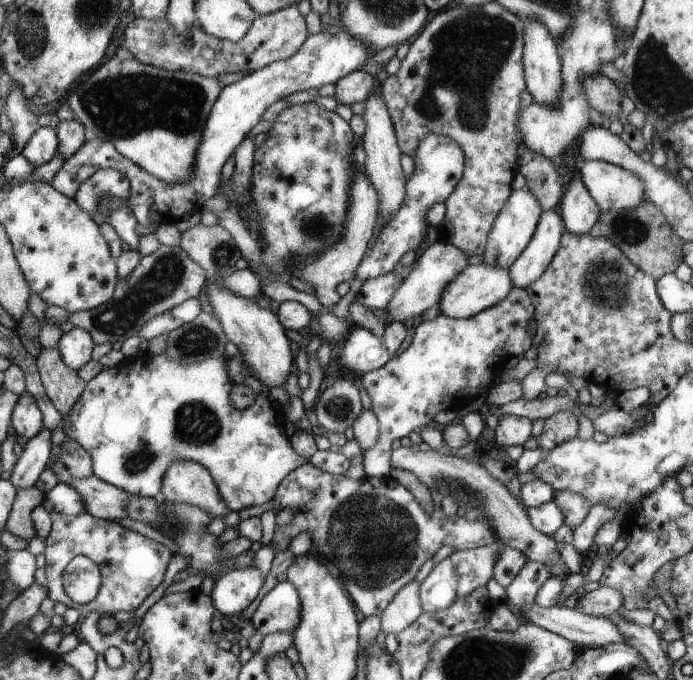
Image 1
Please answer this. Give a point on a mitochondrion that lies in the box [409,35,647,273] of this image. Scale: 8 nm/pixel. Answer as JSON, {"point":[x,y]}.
{"point":[427,108]}

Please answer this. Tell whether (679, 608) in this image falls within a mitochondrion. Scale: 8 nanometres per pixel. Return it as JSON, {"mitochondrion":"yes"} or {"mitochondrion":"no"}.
{"mitochondrion":"no"}

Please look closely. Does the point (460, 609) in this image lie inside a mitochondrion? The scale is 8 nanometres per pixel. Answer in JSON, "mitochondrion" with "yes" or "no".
{"mitochondrion":"no"}

